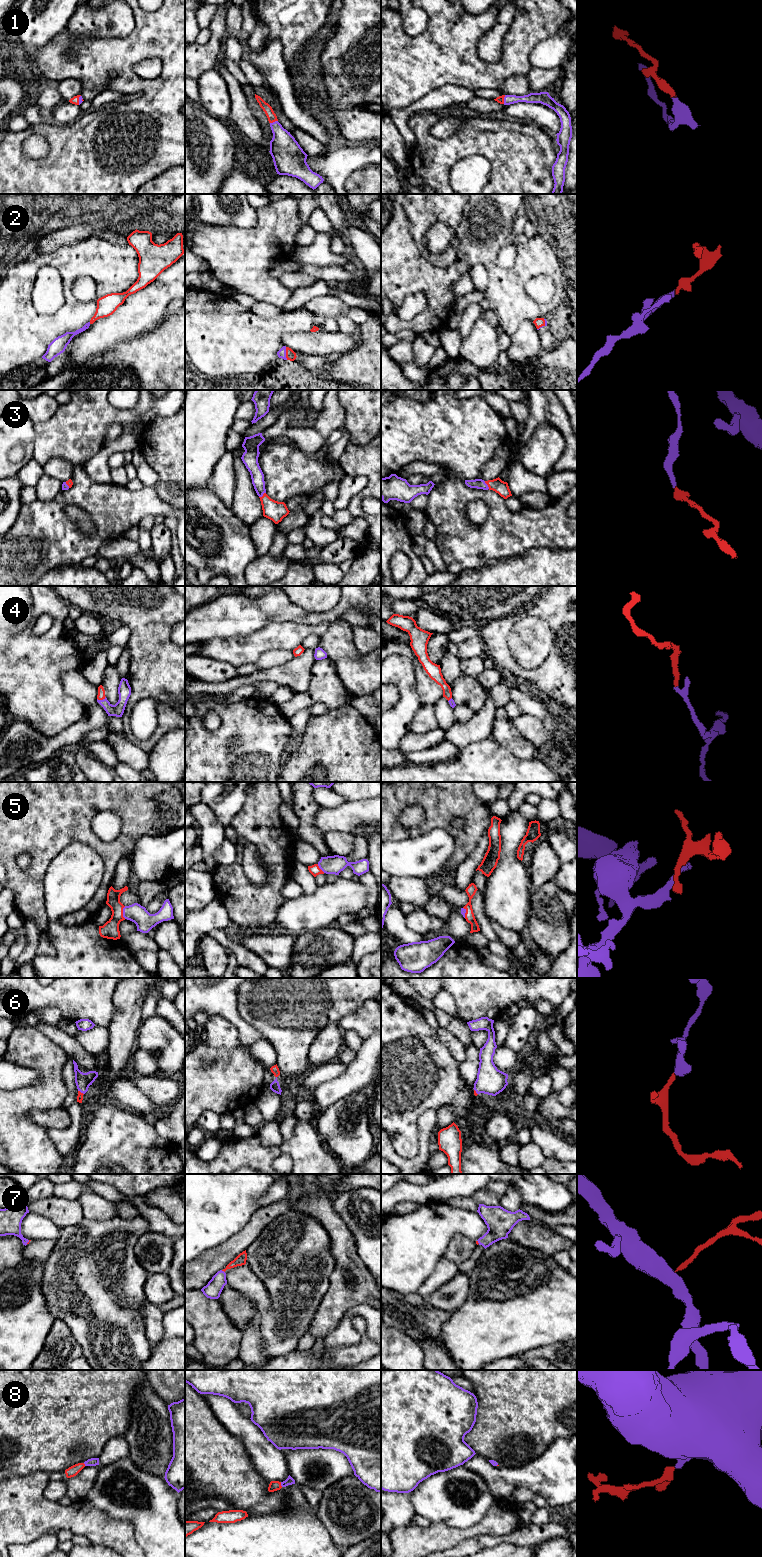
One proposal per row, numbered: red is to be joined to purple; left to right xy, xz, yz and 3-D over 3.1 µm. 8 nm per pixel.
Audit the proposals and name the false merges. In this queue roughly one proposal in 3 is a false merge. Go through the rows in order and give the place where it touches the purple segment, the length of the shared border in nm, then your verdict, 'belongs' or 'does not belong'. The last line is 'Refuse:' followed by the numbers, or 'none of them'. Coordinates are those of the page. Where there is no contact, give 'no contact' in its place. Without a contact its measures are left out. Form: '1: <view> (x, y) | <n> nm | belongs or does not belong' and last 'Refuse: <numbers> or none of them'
1: yz (504, 99) | 70 nm | belongs
2: xz (285, 353) | 110 nm | belongs
3: xz (262, 495) | 70 nm | belongs
4: xy (101, 700) | 80 nm | belongs
5: xy (123, 912) | 100 nm | belongs
6: xy (81, 1092) | 60 nm | belongs
7: xz (223, 1271) | 40 nm | belongs
8: xz (281, 1484) | 40 nm | belongs
Refuse: none of them

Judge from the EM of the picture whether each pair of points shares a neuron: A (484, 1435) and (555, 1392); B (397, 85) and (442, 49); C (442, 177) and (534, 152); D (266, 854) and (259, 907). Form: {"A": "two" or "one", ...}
{"A": "one", "B": "one", "C": "one", "D": "one"}

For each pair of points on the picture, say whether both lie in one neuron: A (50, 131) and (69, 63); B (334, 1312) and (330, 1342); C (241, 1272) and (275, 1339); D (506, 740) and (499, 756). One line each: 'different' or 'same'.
A: same
B: different
C: different
D: different

